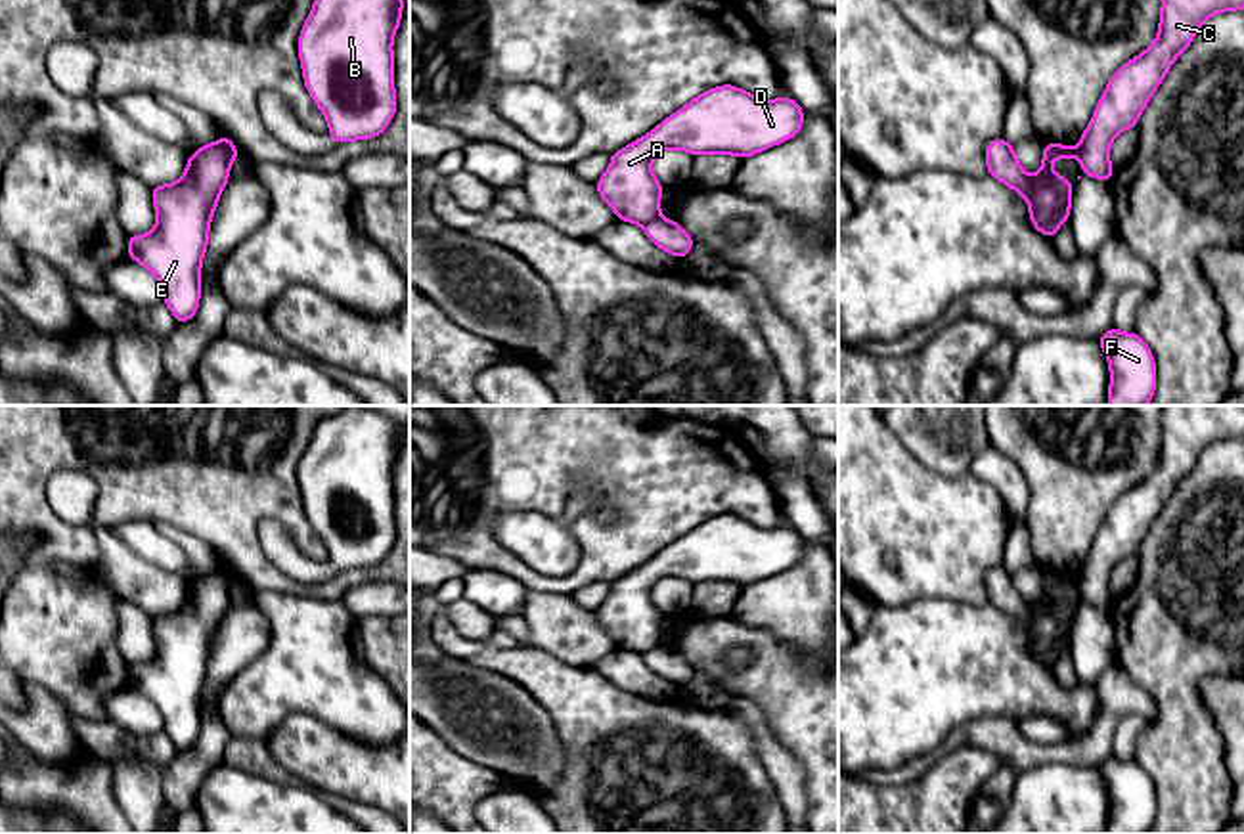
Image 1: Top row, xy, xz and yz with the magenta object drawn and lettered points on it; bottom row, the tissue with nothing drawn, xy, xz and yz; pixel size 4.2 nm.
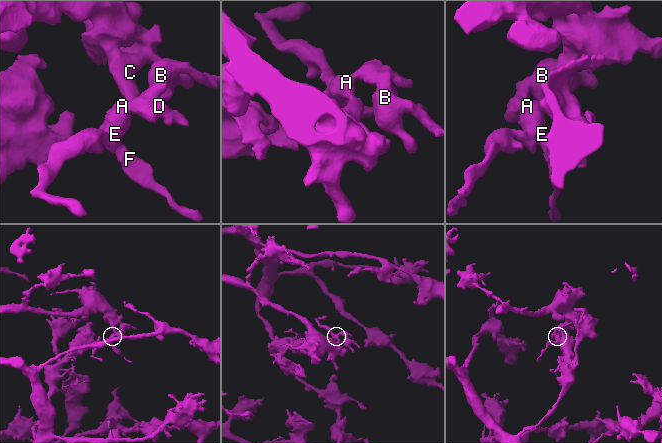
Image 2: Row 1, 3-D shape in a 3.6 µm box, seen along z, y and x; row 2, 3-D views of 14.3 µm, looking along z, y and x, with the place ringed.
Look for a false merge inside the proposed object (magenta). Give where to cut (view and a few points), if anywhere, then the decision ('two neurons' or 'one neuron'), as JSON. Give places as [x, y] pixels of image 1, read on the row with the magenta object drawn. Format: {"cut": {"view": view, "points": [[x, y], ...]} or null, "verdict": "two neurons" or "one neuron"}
{"cut": {"view": "xy", "points": [[219, 140], [228, 165]]}, "verdict": "two neurons"}

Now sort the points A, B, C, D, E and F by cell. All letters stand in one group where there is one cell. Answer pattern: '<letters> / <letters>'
A B D E F / C

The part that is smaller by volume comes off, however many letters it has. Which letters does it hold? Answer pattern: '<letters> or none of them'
A, B, D, E, F

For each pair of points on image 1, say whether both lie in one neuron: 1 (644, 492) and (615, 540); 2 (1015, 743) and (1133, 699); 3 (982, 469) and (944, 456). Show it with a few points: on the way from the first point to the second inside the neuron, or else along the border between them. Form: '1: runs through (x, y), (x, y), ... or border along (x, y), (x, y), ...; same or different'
1: runs through (644, 504), (644, 511), (626, 528); same
2: runs through (1045, 752), (1080, 752), (1105, 724); same
3: border along (988, 442), (971, 461), (967, 473); different

